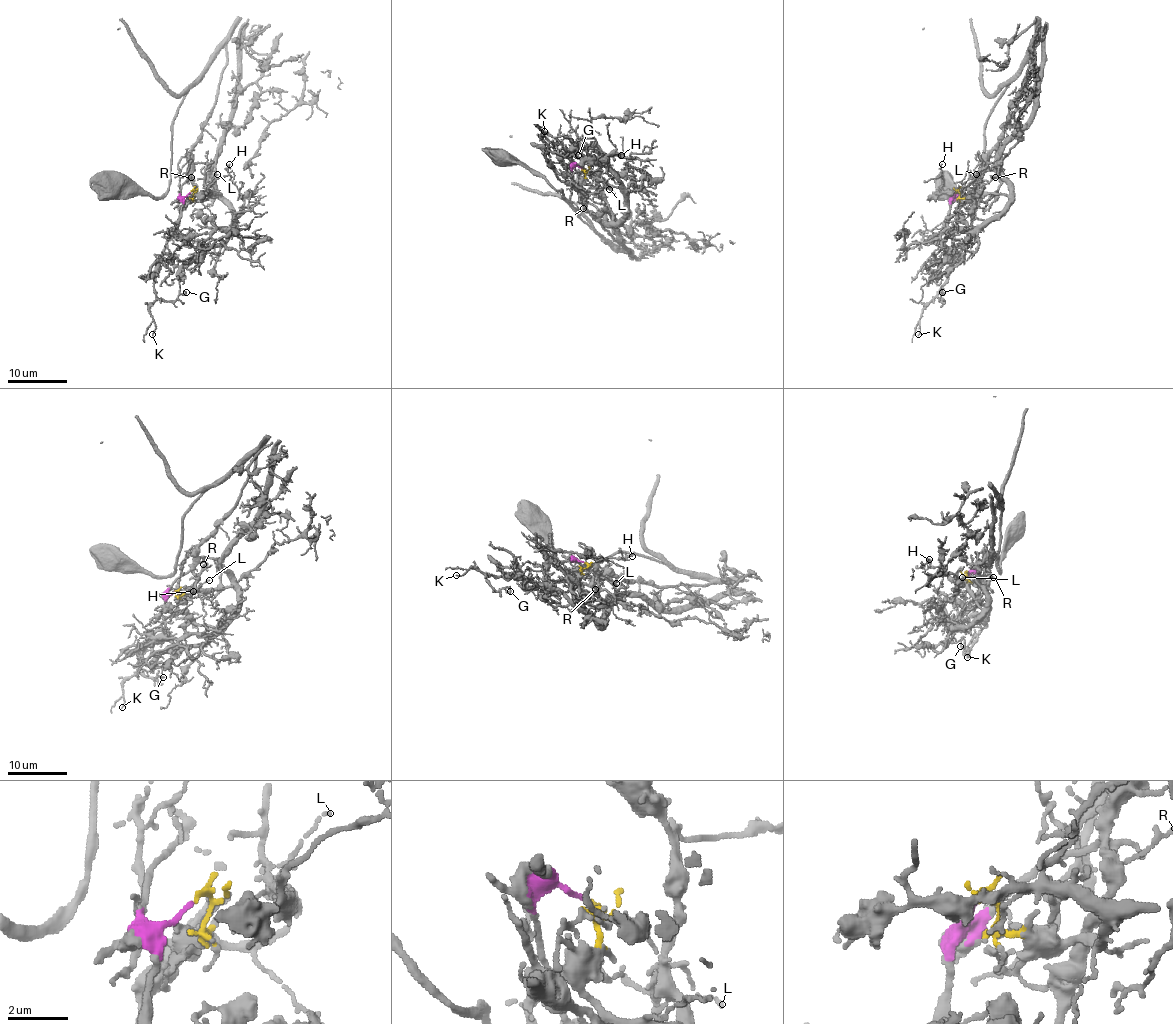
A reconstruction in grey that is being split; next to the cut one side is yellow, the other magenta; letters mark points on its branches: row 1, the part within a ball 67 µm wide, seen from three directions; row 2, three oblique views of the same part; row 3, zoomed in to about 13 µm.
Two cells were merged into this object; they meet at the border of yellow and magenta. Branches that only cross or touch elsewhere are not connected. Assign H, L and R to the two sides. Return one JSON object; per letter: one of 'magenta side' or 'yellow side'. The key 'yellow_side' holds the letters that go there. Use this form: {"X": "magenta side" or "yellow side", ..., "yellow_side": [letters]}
{"H": "yellow side", "L": "yellow side", "R": "magenta side", "yellow_side": ["H", "L"]}

